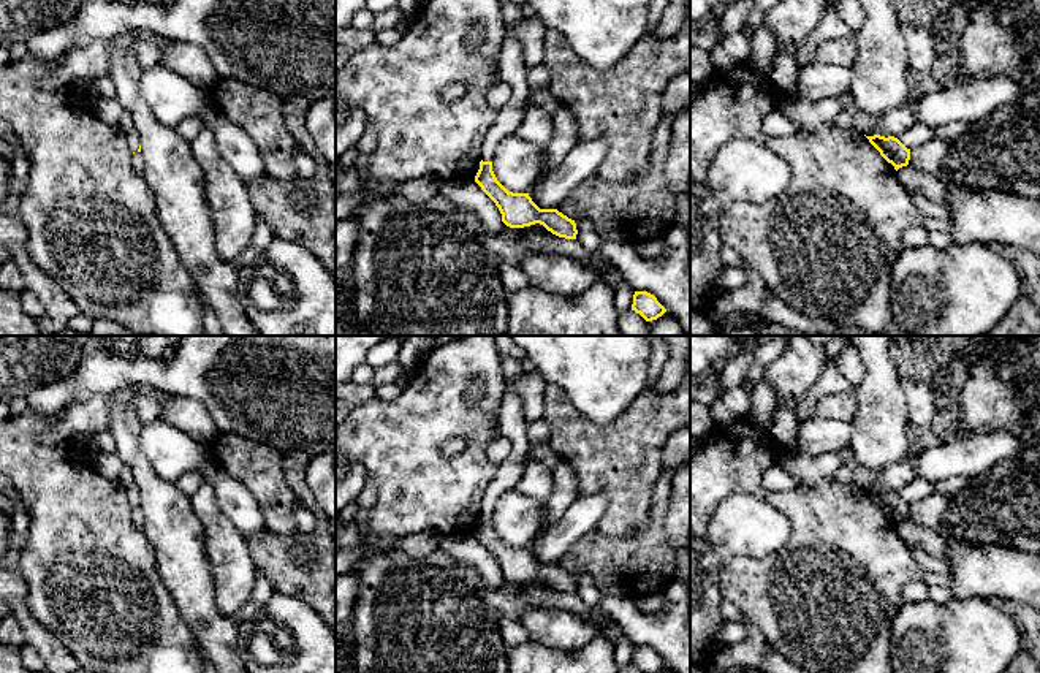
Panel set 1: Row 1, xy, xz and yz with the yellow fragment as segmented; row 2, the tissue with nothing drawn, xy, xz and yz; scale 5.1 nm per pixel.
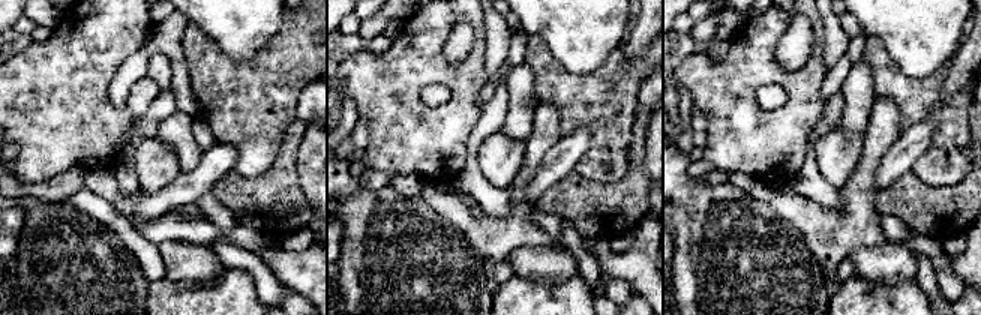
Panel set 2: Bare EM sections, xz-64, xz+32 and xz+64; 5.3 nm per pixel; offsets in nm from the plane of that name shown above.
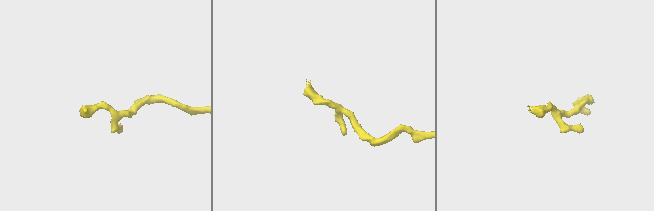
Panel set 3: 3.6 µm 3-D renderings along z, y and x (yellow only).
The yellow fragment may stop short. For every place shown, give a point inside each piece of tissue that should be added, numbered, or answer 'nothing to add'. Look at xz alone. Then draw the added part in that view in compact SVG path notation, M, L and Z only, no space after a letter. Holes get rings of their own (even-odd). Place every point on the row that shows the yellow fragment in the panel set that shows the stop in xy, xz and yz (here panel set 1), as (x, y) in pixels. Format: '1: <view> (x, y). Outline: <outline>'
1: xz (512, 68). Outline: M507 0L500 2L500 8L505 22L505 38L497 60L497 70L500 82L508 84L513 93L507 105L497 111L495 122L484 135L481 144L483 162L492 162L494 150L500 141L516 133L524 117L524 105L530 98L522 44L514 35L516 25L524 19L526 14L522 8Z

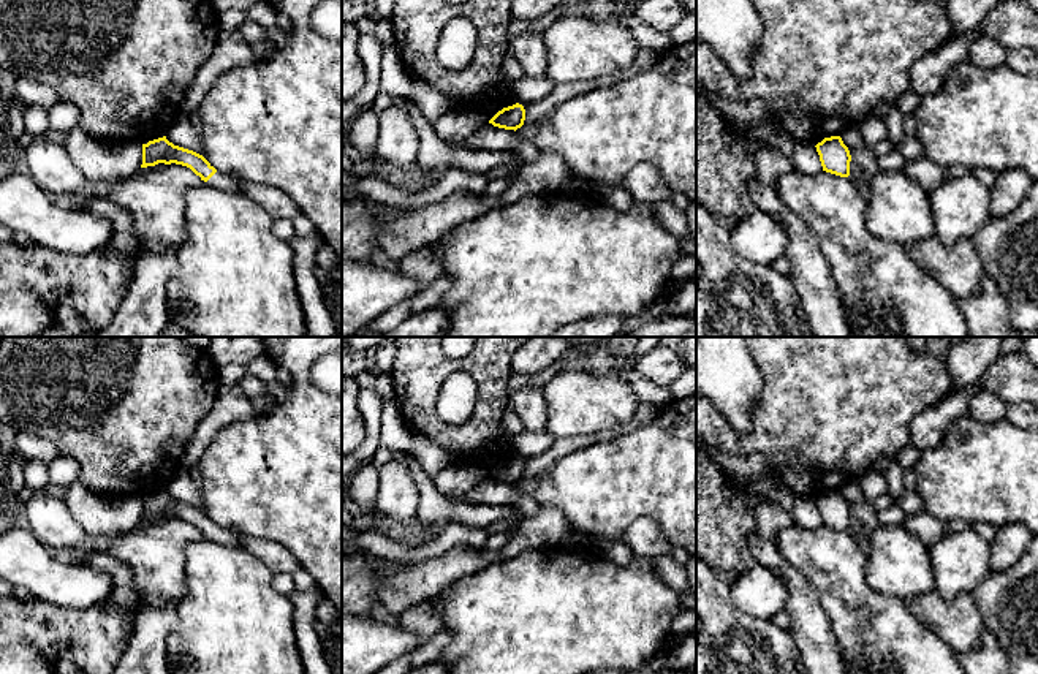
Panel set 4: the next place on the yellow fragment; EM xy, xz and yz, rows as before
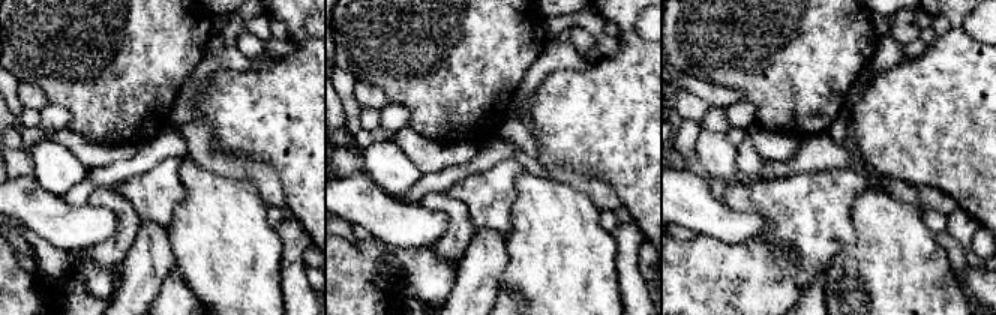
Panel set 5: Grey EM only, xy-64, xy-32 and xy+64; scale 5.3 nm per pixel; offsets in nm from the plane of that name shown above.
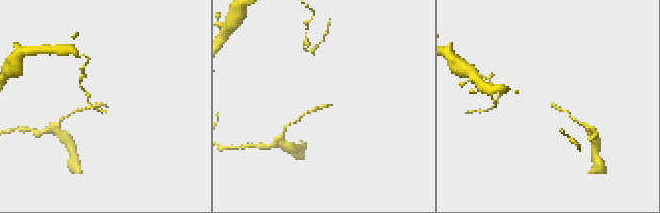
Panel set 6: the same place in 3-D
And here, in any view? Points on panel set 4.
1: xy (220, 181). Outline: M217 171L209 180L209 185L225 190L225 191L244 191L241 184L228 174Z

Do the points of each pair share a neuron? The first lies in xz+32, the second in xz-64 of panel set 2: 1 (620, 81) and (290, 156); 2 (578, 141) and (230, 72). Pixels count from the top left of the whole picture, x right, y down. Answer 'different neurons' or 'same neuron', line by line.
1: different neurons
2: different neurons

